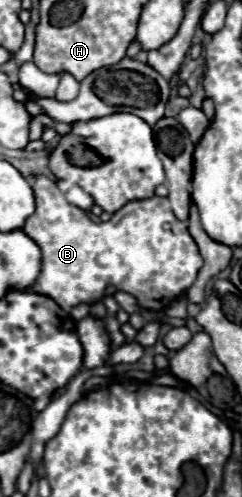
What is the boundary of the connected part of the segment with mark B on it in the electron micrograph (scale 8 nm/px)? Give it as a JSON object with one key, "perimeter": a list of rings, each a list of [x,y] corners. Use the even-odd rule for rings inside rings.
{"perimeter":[[[37,174],[31,186],[35,192],[37,210],[25,222],[23,230],[43,252],[41,274],[31,290],[35,290],[35,294],[53,298],[65,312],[81,302],[99,302],[109,284],[113,284],[117,290],[133,294],[141,308],[163,312],[195,282],[197,272],[203,266],[203,258],[188,232],[188,223],[181,222],[175,216],[169,206],[169,198],[153,196],[147,200],[127,202],[121,212],[111,216],[111,220],[99,224],[91,222],[89,238],[89,220],[81,222],[81,216],[87,214],[67,202],[55,180]],[[97,242],[105,250],[97,250]],[[93,252],[107,252],[103,254],[107,256],[107,262],[95,260],[93,256],[97,254]]]}

